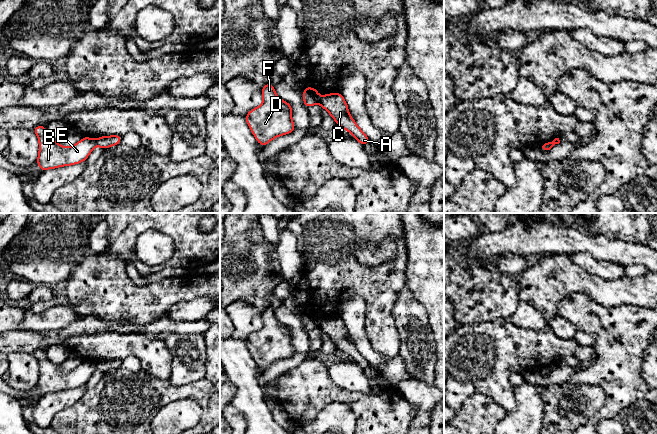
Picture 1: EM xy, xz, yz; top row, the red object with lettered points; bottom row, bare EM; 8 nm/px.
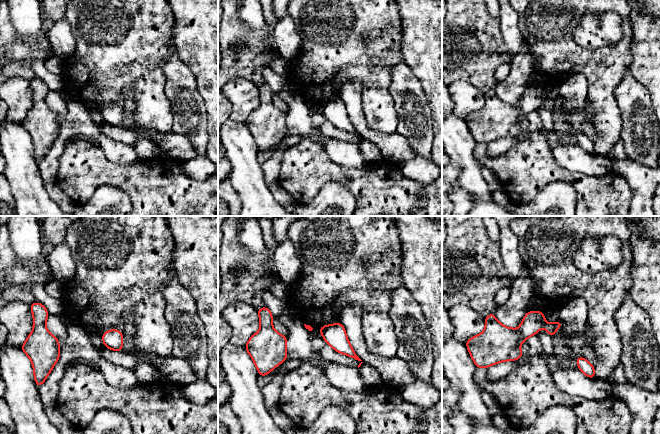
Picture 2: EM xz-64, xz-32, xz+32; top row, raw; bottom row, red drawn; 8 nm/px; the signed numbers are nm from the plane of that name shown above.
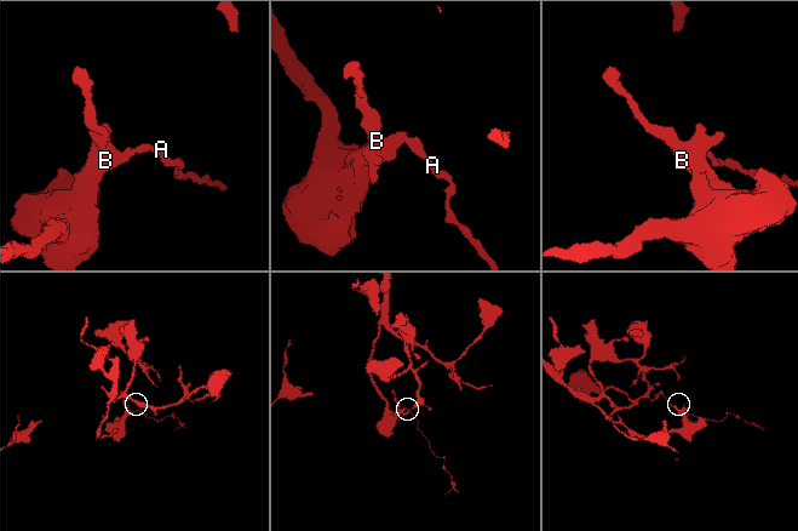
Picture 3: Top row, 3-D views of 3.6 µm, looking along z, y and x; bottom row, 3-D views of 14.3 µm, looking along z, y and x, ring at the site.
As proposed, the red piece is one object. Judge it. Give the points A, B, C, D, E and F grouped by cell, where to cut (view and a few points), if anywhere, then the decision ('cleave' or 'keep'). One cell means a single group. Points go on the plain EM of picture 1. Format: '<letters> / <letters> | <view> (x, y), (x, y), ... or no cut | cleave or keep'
A C / B D E F | xz (321, 321), (318, 326) | cleave

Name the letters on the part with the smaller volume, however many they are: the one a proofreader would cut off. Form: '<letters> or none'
A, C

